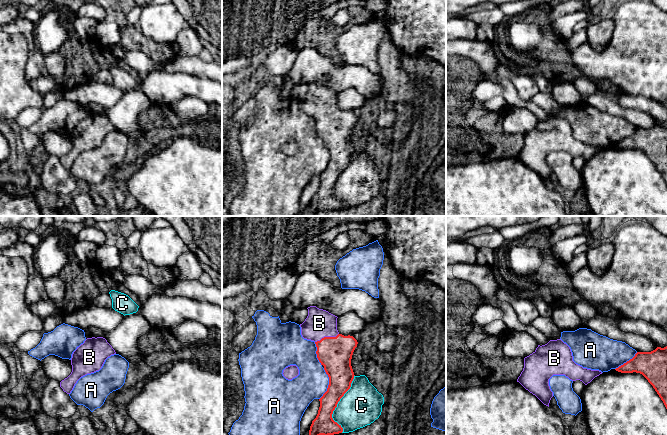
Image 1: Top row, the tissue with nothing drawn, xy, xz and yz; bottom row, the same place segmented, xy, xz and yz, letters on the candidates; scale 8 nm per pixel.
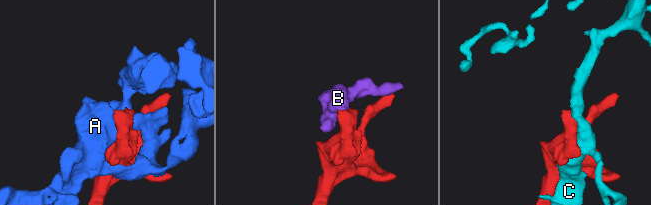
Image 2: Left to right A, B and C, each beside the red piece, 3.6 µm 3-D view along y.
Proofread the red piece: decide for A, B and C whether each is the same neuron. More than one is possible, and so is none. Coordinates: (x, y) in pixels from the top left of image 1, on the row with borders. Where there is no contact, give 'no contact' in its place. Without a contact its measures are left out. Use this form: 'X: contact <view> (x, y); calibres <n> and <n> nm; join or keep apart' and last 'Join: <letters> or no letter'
A: contact xz (329, 384); calibres 260 and 260 nm; keep apart
B: contact xz (326, 337); calibres 280 and 220 nm; join
C: contact xz (337, 403); calibres 200 and 320 nm; keep apart
Join: B

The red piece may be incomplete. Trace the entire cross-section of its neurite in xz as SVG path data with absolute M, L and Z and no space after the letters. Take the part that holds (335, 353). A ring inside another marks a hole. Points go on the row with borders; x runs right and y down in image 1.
M316 306L307 309L308 316L300 324L301 335L315 342L317 358L329 377L327 391L319 399L320 407L309 435L339 434L343 428L333 420L332 414L354 379L351 359L358 342L353 336L338 332L337 316Z

